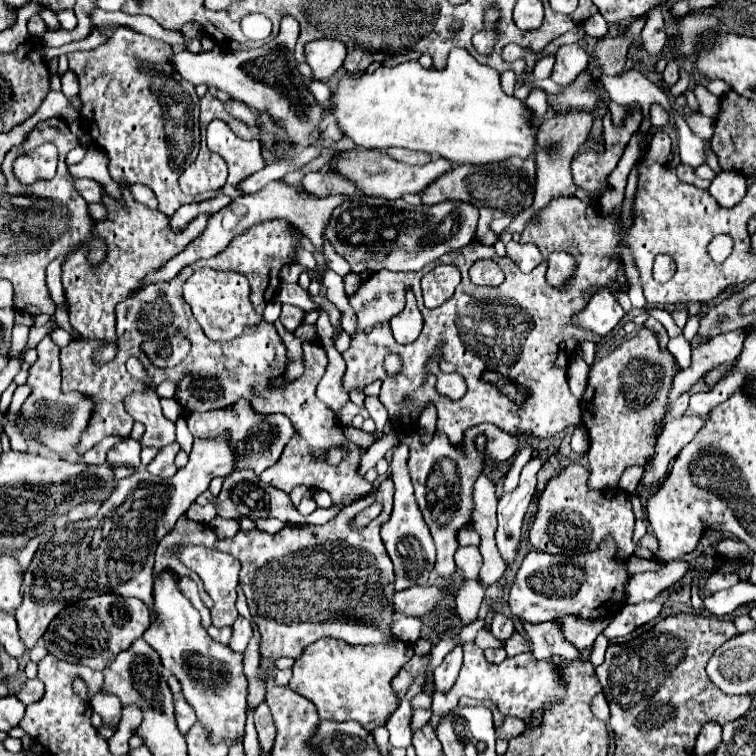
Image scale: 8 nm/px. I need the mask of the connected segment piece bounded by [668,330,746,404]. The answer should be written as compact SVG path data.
M742 330L726 332L714 338L704 338L692 350L692 364L674 378L674 386L670 390L668 402L672 404L682 392L690 390L706 374L706 370L716 368L718 364L724 364L724 362L734 362L742 350L744 338L746 334L742 334Z

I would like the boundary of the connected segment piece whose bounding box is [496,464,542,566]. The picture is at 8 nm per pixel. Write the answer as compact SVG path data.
M526 464L520 474L520 484L514 492L508 492L500 498L498 504L498 530L496 530L496 546L506 566L512 566L518 554L518 544L522 538L522 520L530 506L536 474L542 464Z

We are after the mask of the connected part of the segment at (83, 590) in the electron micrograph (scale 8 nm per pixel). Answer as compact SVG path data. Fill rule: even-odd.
M222 436L222 440L194 440L188 464L170 480L158 480L158 476L150 476L150 472L142 468L118 482L94 518L82 520L82 526L72 526L44 538L24 574L24 600L14 610L18 634L26 650L34 648L62 608L100 594L140 598L154 620L152 566L158 540L170 532L190 504L208 490L212 478L224 478L232 470L234 452L230 452L230 440L226 440L226 436Z

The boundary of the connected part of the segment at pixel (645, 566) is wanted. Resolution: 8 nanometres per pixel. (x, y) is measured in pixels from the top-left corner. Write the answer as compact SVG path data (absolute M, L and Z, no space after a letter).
M630 558L628 562L628 570L630 574L638 574L638 572L646 572L646 570L660 570L662 566L652 562L652 560L640 560L640 558Z

